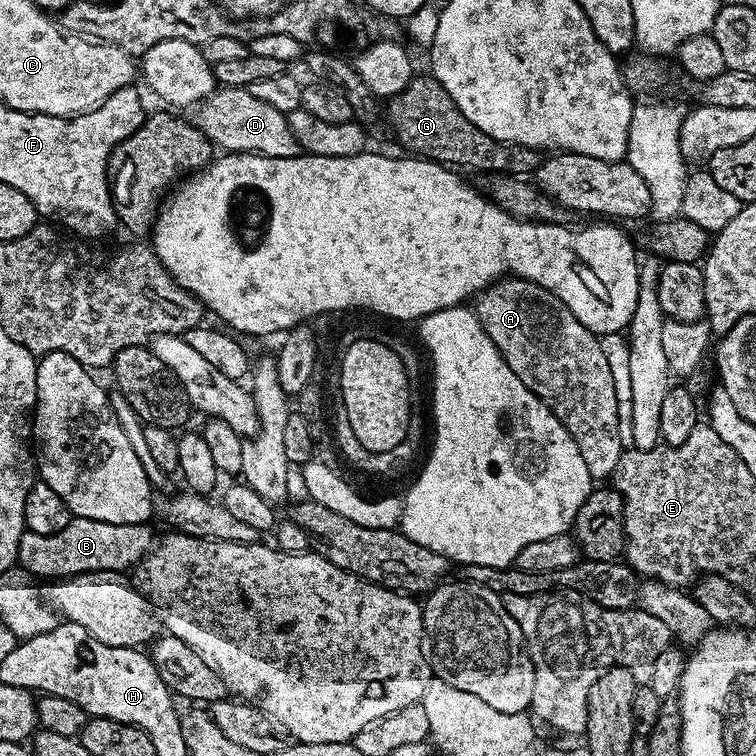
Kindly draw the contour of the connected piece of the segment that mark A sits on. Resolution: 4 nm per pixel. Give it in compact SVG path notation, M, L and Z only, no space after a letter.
M497 280L475 297L474 311L482 322L490 342L494 342L494 346L502 354L506 366L510 366L510 370L514 370L514 374L522 378L525 386L560 419L562 426L566 426L566 430L578 446L578 454L582 454L586 462L586 470L590 470L593 481L607 481L618 466L620 455L625 448L618 436L619 402L615 392L614 376L610 374L609 363L602 355L600 336L586 330L586 326L582 326L582 322L578 322L578 318L570 314L570 310L559 298L538 286L533 280Z

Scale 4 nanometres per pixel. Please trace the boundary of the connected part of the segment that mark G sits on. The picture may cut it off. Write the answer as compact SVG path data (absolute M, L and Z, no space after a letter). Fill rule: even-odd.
M430 74L417 75L397 96L391 97L388 104L388 124L396 135L405 153L417 158L432 160L436 164L446 164L456 170L473 168L476 172L487 174L503 174L517 178L527 177L535 173L542 156L537 149L503 144L490 134L482 134L462 110L446 94L446 90ZM528 172L528 173L527 173Z

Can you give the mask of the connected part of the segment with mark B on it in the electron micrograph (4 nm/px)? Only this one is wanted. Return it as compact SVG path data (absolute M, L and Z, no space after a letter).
M73 518L66 526L66 530L58 530L58 534L34 534L24 531L18 546L16 559L19 567L32 573L33 577L48 576L44 578L67 578L86 574L87 572L110 572L113 574L127 573L127 568L132 568L141 563L154 547L151 527L148 524L111 524L97 520L82 520Z

